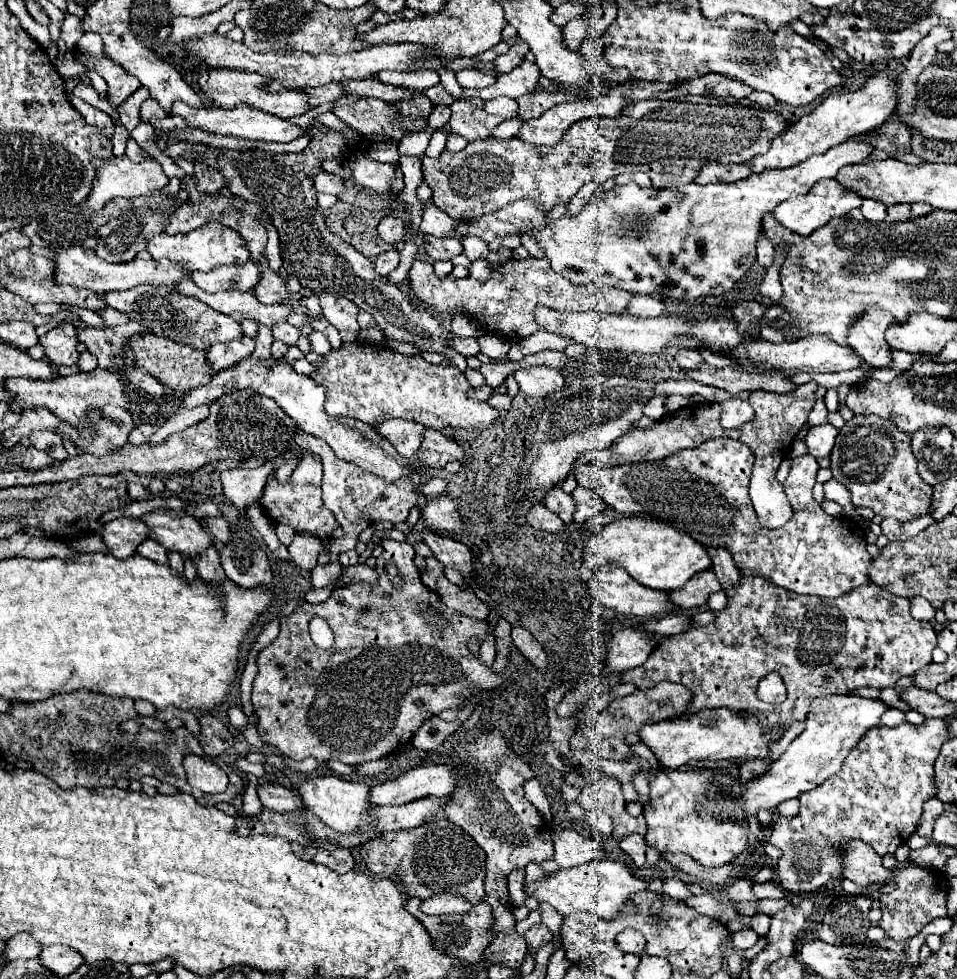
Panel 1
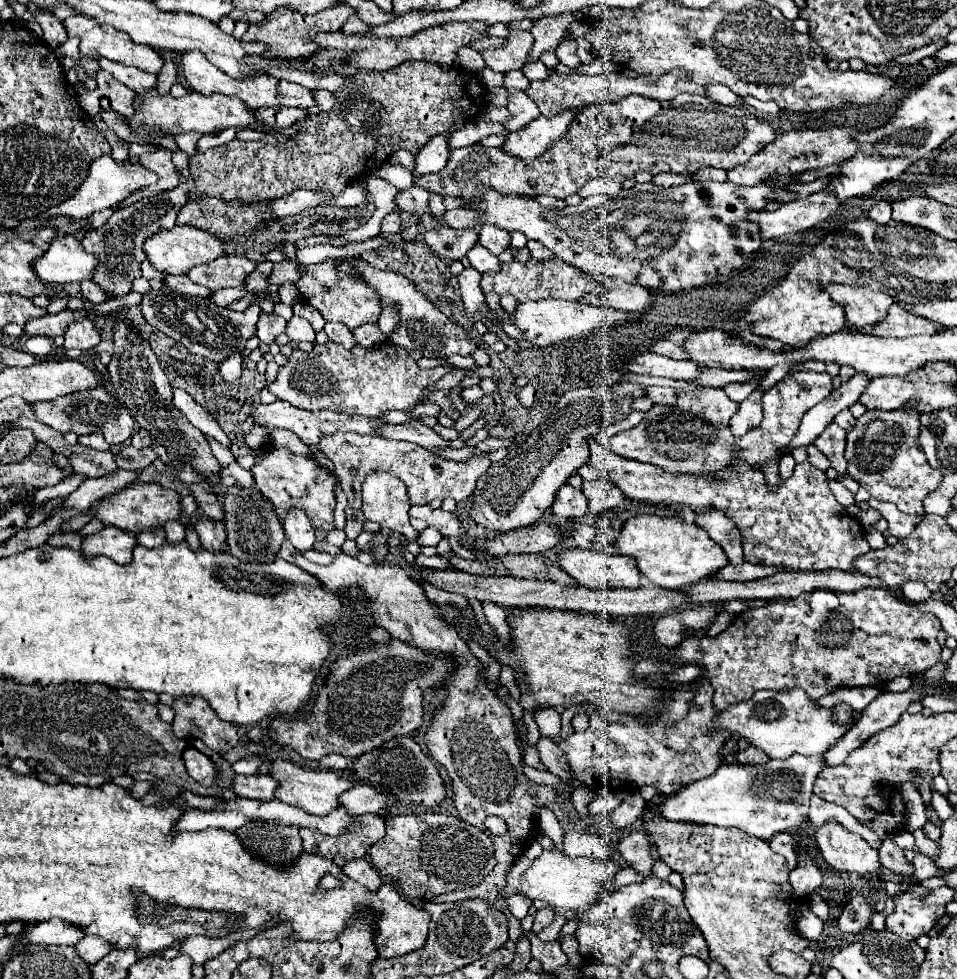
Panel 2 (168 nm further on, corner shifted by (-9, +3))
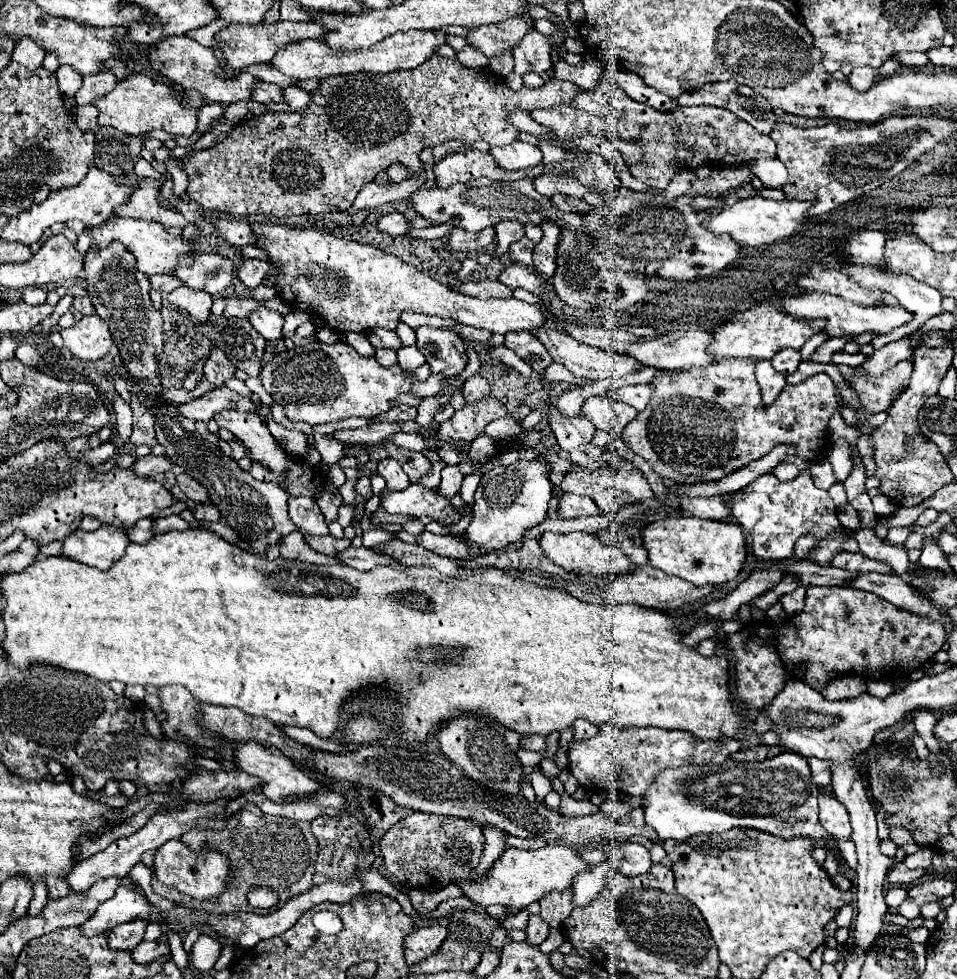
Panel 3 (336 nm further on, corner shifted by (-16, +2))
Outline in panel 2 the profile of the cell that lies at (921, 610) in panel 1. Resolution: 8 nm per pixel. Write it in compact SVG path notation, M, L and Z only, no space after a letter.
M909 582L909 584L903 584L901 586L903 594L913 600L913 602L923 602L923 600L929 600L933 594L929 592L929 588L925 588L925 584L921 582Z

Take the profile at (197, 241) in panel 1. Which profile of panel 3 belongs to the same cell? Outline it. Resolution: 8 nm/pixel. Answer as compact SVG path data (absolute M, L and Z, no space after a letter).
M112 217L106 225L100 225L94 231L94 241L98 247L106 247L110 241L122 241L124 247L134 253L138 261L138 269L146 275L160 275L160 273L174 273L178 267L188 267L194 263L194 253L198 251L198 243L192 237L168 233L164 225L156 221L136 221L126 217Z

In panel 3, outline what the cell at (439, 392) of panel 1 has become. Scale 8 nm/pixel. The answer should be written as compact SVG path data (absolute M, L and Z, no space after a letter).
M314 341L278 353L268 365L264 365L264 369L260 371L260 379L264 389L274 397L274 401L284 405L288 419L318 425L318 423L342 421L348 417L376 417L380 413L386 413L392 407L392 401L396 401L400 393L408 393L412 389L416 375L414 371L404 371L400 365L382 367L374 357L358 355L356 349L348 343L340 341L334 345L326 345Z

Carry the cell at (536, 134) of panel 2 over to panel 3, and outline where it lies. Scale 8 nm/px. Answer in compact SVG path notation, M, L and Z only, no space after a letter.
M514 141L512 145L492 147L490 153L496 159L496 163L508 171L528 169L532 165L542 163L542 153L538 151L538 147L530 143L522 143L522 141Z

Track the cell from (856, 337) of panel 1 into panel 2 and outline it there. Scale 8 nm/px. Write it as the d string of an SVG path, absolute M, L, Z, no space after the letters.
M825 284L821 286L835 302L843 304L847 322L853 326L869 326L877 324L885 318L893 298L883 292L875 292L869 288L849 286L849 284Z

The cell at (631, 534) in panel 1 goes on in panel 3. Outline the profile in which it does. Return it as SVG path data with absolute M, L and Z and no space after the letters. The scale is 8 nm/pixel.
M666 517L648 523L642 529L642 543L648 551L652 567L698 587L706 583L720 585L732 581L740 573L746 559L746 541L738 525L698 517Z

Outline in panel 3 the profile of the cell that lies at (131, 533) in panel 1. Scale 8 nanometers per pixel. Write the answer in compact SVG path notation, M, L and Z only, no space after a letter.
M102 525L96 531L72 533L64 539L64 551L62 555L86 563L96 569L110 569L118 559L122 559L126 547L130 545L130 539L126 533L120 533L118 529L108 529Z

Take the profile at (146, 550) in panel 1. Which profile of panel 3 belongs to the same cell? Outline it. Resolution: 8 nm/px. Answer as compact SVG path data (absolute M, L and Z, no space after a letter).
M150 519L138 521L138 523L136 523L136 529L128 529L128 537L130 537L130 541L132 541L132 543L146 545L146 543L148 543L148 541L152 541L152 537L154 537L152 521L150 521Z

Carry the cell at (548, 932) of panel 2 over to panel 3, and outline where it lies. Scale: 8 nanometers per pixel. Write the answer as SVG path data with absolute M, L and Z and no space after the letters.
M604 861L598 867L576 875L576 881L572 885L572 907L582 907L582 905L588 905L588 901L596 899L606 879L612 877L614 873L616 871L612 861Z

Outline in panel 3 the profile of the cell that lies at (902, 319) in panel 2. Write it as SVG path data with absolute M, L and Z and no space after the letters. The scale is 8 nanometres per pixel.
M784 293L784 311L792 313L798 319L826 319L824 331L832 337L852 337L852 335L862 335L862 333L876 333L876 335L886 335L892 329L908 323L912 315L902 309L900 305L856 305L852 301L844 301L836 295L824 295L824 293L804 293L804 295L794 295L790 297Z

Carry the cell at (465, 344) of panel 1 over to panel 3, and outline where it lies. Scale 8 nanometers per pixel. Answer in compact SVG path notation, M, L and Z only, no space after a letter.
M508 333L504 339L506 339L504 345L508 349L512 349L520 359L528 361L534 371L540 373L552 363L550 353L544 349L544 345L538 341L536 335L532 335L532 333Z

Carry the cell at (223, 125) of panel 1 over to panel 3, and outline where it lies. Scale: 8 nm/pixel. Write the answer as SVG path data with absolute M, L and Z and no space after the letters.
M140 73L118 81L118 85L94 105L100 111L98 125L110 125L126 135L144 135L152 129L164 129L166 133L176 137L190 137L198 125L198 109L186 105L182 93L178 93L172 85L166 85Z

